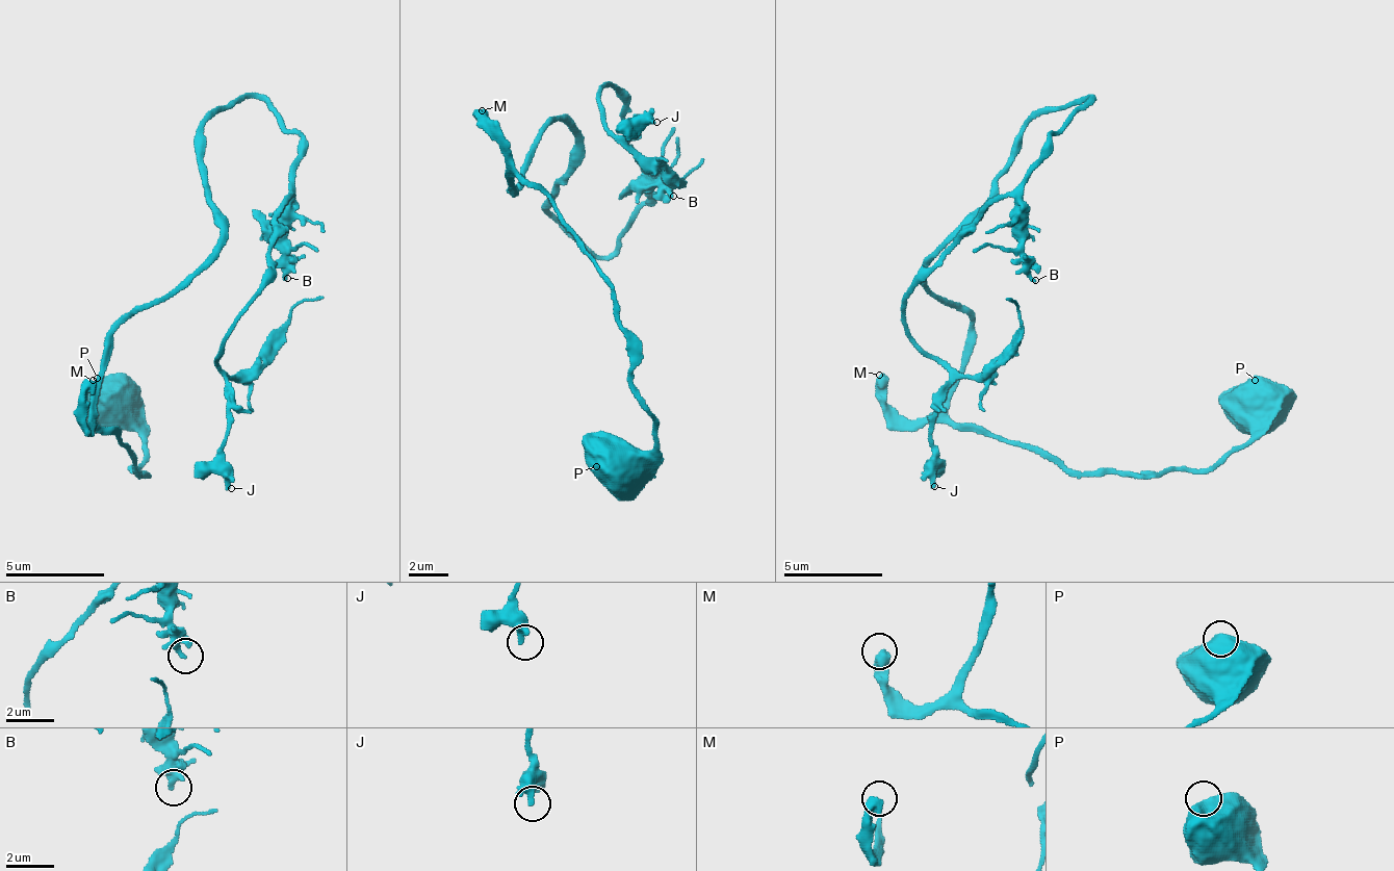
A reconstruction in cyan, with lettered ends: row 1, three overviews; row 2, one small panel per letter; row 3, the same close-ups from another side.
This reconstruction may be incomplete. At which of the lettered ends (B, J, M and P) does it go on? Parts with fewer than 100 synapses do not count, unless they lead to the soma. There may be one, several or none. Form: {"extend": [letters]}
{"extend": ["M"]}

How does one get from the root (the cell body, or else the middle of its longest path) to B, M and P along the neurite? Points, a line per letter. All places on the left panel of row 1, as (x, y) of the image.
B: (206, 195), (199, 135), (211, 114), (246, 99), (268, 104), (298, 139), (300, 159), (286, 189), (287, 278)
M: (206, 195), (220, 240), (187, 280), (120, 324), (85, 425), (84, 390), (93, 380)
P: (206, 195), (213, 250), (110, 339), (97, 418), (137, 475), (127, 468), (145, 447), (97, 378)

